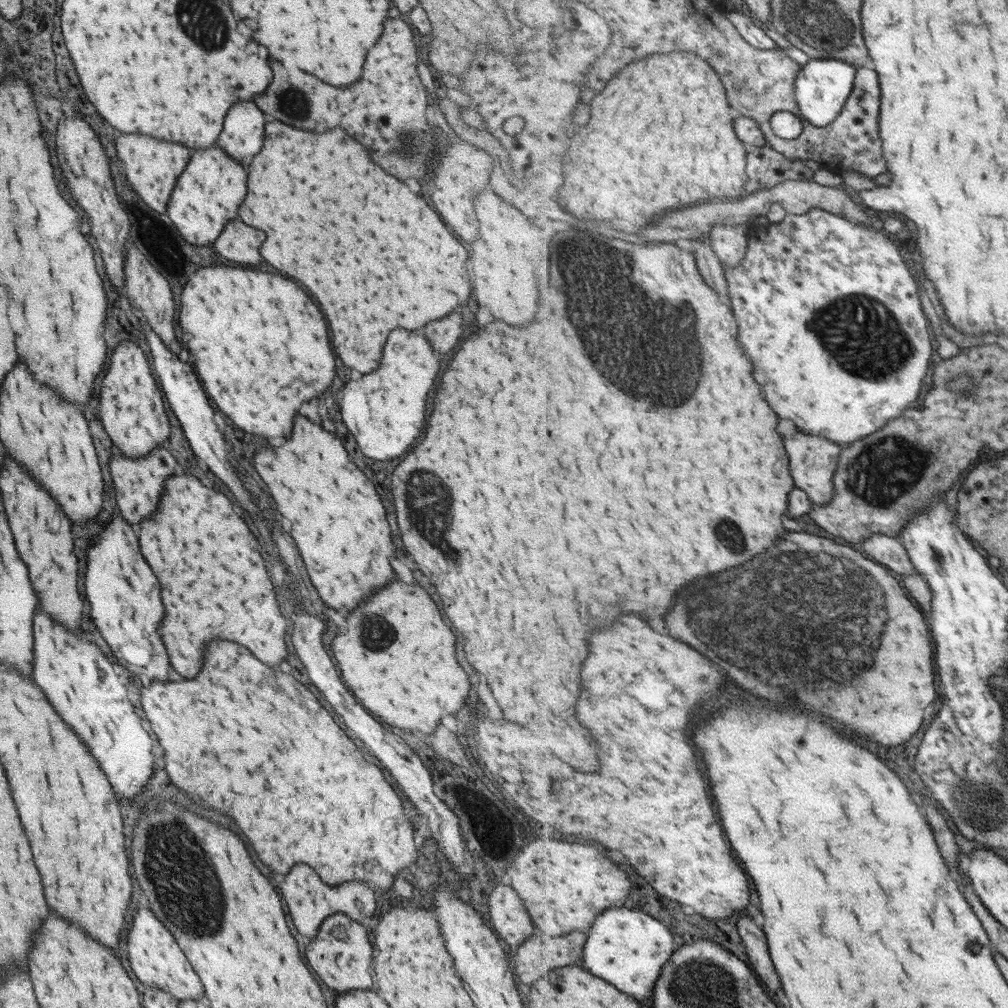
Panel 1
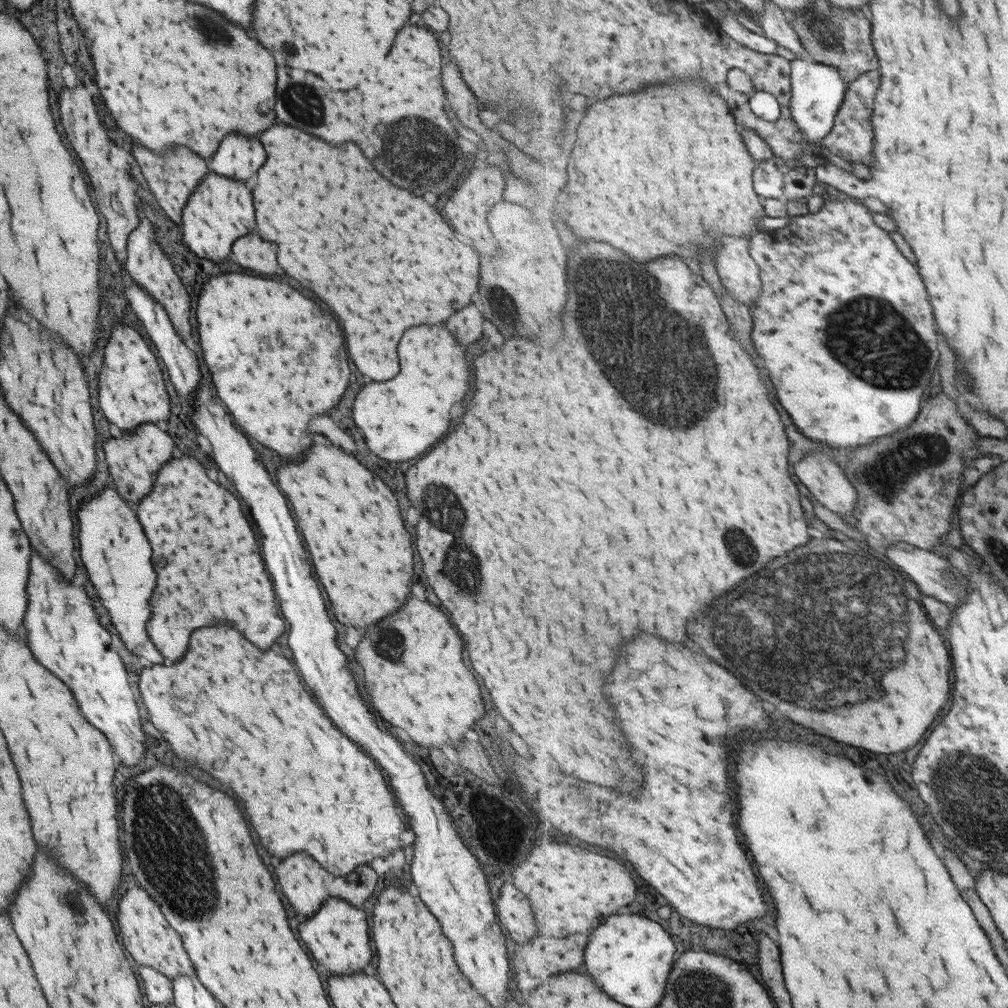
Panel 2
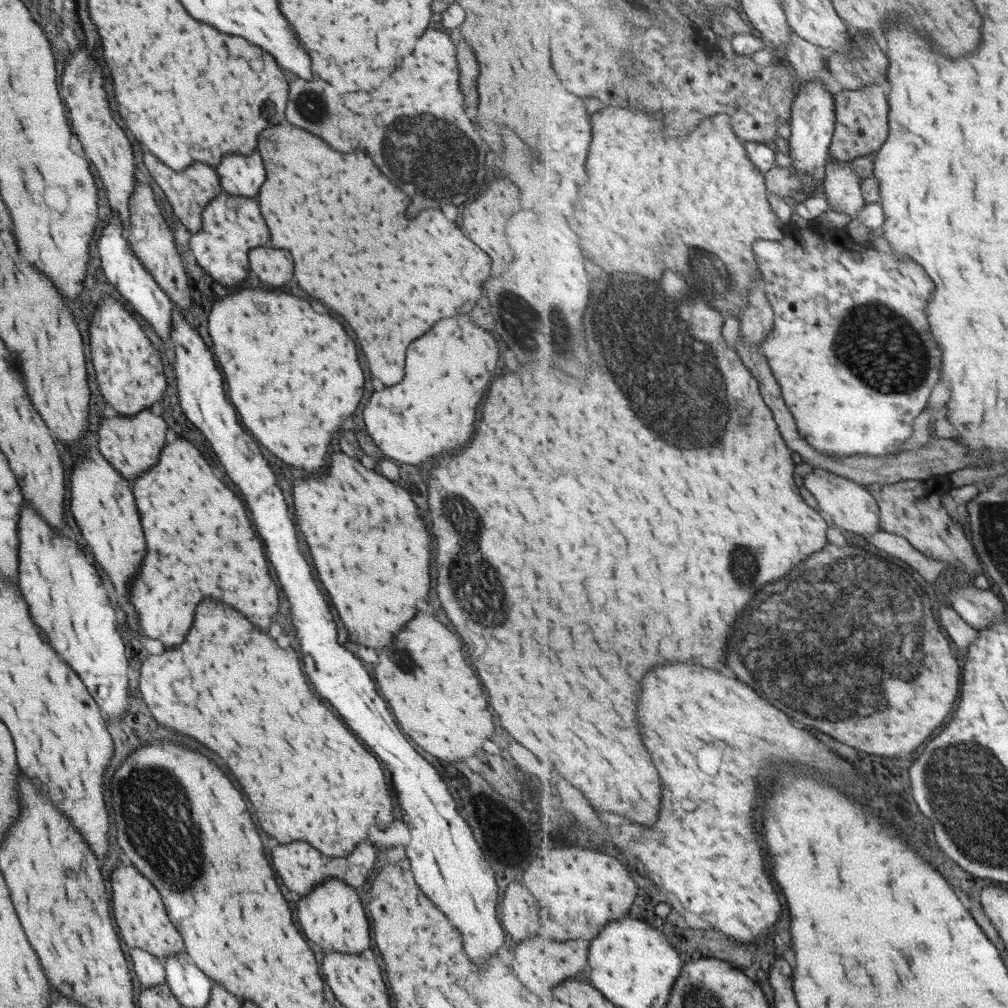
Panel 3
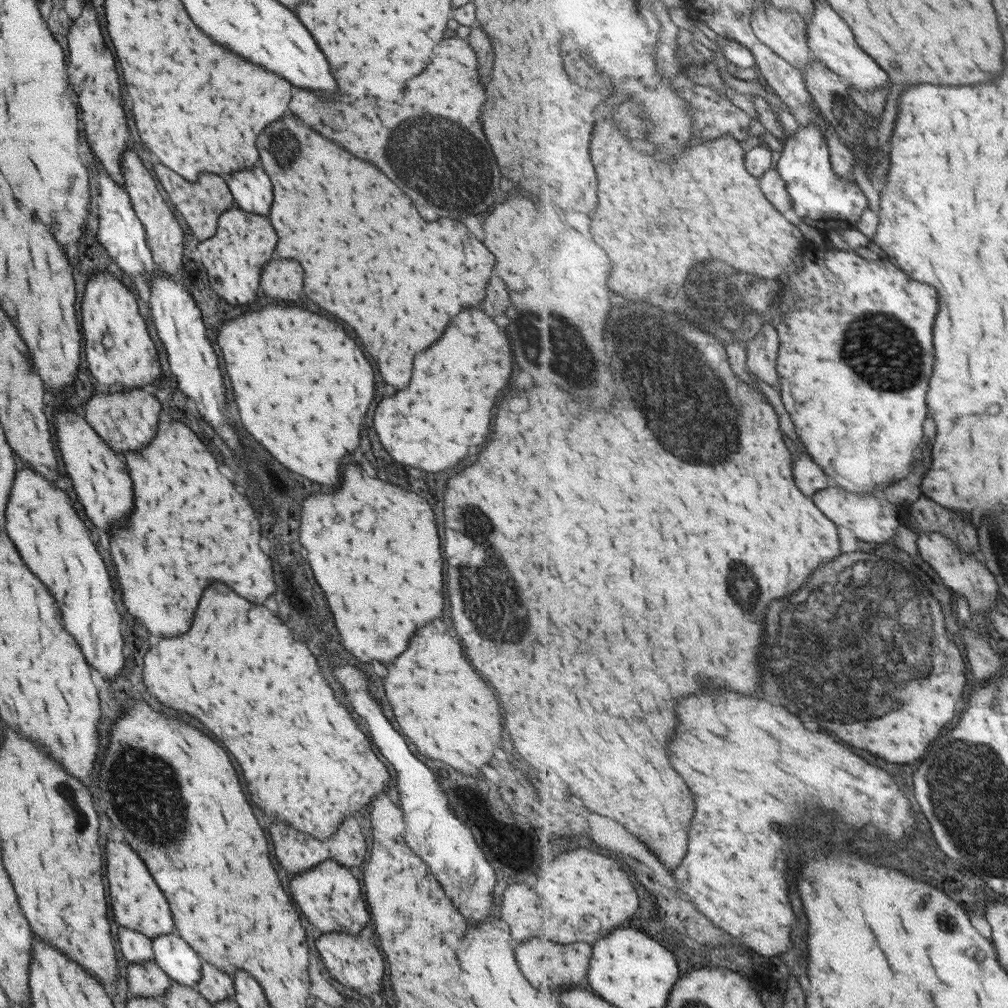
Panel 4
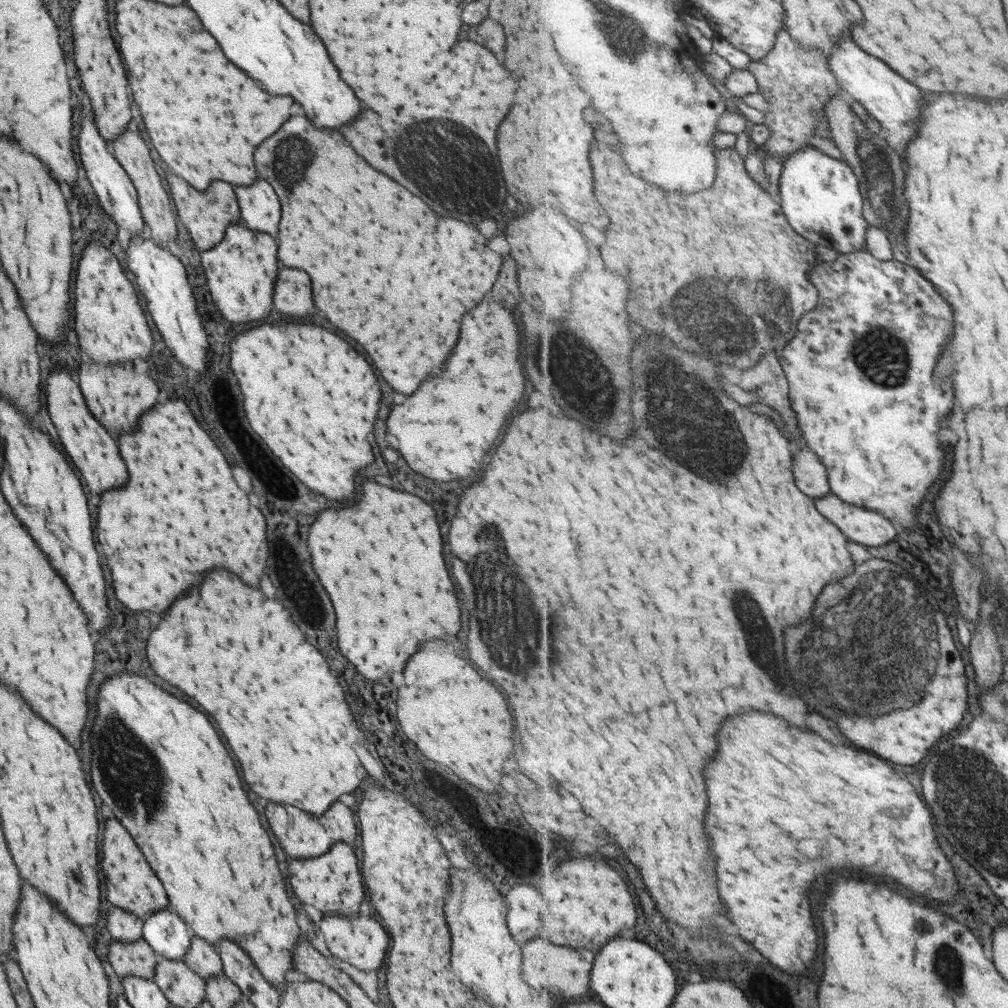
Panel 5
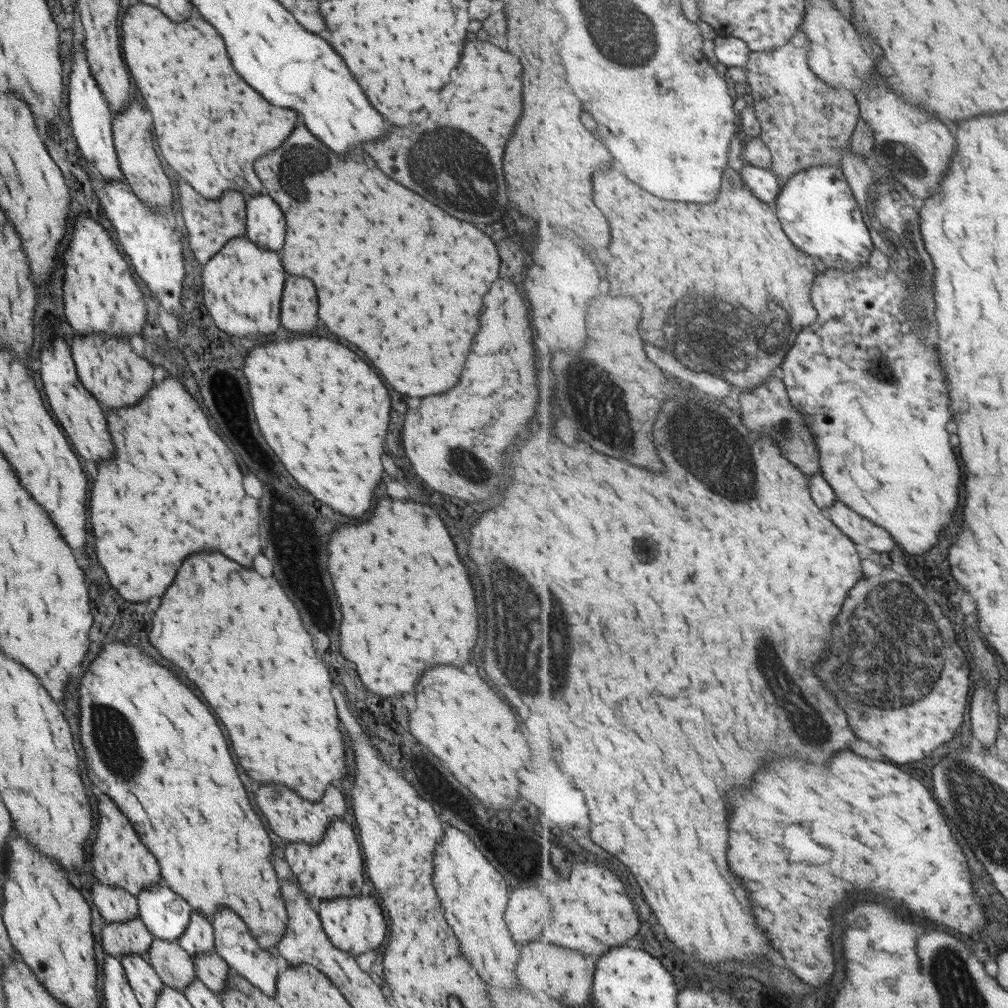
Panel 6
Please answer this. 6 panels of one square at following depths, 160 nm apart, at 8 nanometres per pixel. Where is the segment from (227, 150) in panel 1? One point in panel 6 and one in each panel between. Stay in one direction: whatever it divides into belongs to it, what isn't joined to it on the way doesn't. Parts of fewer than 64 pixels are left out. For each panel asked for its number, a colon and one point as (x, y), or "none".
2: (237, 158)
3: (238, 175)
4: (251, 191)
5: (259, 210)
6: (264, 225)

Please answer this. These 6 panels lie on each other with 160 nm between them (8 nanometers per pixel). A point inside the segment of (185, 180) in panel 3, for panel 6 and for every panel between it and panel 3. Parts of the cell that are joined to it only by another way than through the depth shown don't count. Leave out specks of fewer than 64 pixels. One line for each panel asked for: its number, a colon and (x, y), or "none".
4: (199, 203)
5: (205, 214)
6: (209, 223)

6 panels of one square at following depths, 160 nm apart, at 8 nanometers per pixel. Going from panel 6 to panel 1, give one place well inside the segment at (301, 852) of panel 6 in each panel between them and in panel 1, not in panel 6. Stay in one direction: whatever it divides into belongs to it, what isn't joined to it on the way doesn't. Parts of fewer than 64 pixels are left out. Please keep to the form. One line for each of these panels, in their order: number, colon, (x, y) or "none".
1: (339, 954)
2: (336, 936)
3: (331, 916)
4: (328, 895)
5: (331, 883)

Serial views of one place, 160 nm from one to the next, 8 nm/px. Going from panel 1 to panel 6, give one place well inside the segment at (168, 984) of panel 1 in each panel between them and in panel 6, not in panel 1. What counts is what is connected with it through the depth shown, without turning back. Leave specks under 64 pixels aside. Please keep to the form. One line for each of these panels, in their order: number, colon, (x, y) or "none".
2: (146, 935)
3: (141, 919)
4: (136, 902)
5: (130, 884)
6: (118, 858)

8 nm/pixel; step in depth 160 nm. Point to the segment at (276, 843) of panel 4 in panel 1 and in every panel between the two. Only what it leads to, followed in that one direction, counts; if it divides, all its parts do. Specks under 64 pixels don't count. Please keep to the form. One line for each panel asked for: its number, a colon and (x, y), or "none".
1: (309, 903)
2: (303, 883)
3: (300, 867)

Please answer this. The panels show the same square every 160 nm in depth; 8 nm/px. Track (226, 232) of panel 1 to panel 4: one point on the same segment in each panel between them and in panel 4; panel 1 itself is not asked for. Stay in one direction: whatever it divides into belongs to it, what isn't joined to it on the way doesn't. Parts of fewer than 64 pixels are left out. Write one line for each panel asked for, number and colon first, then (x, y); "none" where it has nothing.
2: (249, 251)
3: (271, 265)
4: (281, 279)

